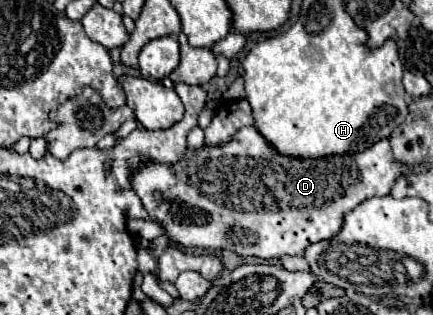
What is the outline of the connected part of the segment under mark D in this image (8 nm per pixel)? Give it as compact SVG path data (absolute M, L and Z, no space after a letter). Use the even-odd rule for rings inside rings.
M244 127L240 129L234 139L230 139L224 145L204 145L200 149L186 149L186 153L182 155L180 163L172 163L172 167L164 167L164 163L144 163L144 167L140 167L140 171L136 171L136 175L132 175L132 191L136 191L136 195L140 197L140 201L144 203L144 209L148 211L148 215L152 215L152 221L158 223L164 229L164 237L168 237L170 241L176 241L184 247L202 247L202 249L228 249L240 257L262 257L262 259L282 259L284 255L302 255L304 249L316 241L324 241L334 237L340 231L342 225L342 217L344 213L352 211L360 201L364 201L366 197L374 197L374 195L388 195L392 189L392 183L396 177L408 173L408 167L402 163L396 163L392 159L392 149L388 145L388 139L378 141L376 145L372 145L370 149L356 153L356 155L346 155L346 165L344 165L344 157L326 157L326 159L290 159L290 157L282 157L278 155L266 141L264 137L254 129L254 127ZM232 231L240 231L242 237L232 237Z

